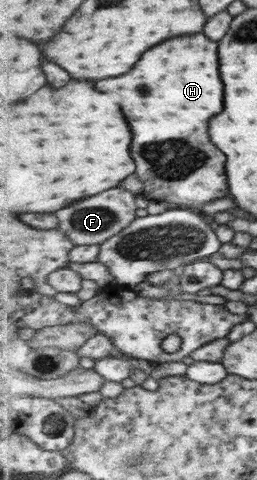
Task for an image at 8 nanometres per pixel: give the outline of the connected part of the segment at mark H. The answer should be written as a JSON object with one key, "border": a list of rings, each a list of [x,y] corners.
{"border":[[[204,33],[186,35],[168,39],[158,47],[146,51],[142,55],[142,63],[130,71],[130,75],[122,75],[116,79],[98,81],[96,87],[100,91],[122,93],[124,111],[134,131],[134,159],[138,163],[138,177],[146,185],[146,197],[152,200],[168,201],[169,206],[186,207],[198,210],[207,203],[222,199],[230,193],[228,177],[226,177],[226,155],[210,141],[208,129],[210,119],[224,111],[224,83],[220,77],[220,59],[218,59],[218,43],[210,41]]]}

